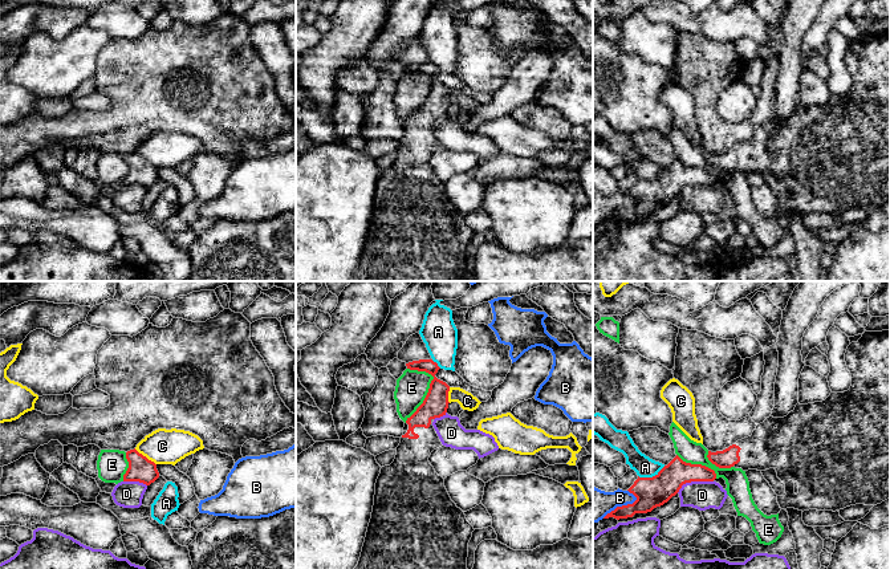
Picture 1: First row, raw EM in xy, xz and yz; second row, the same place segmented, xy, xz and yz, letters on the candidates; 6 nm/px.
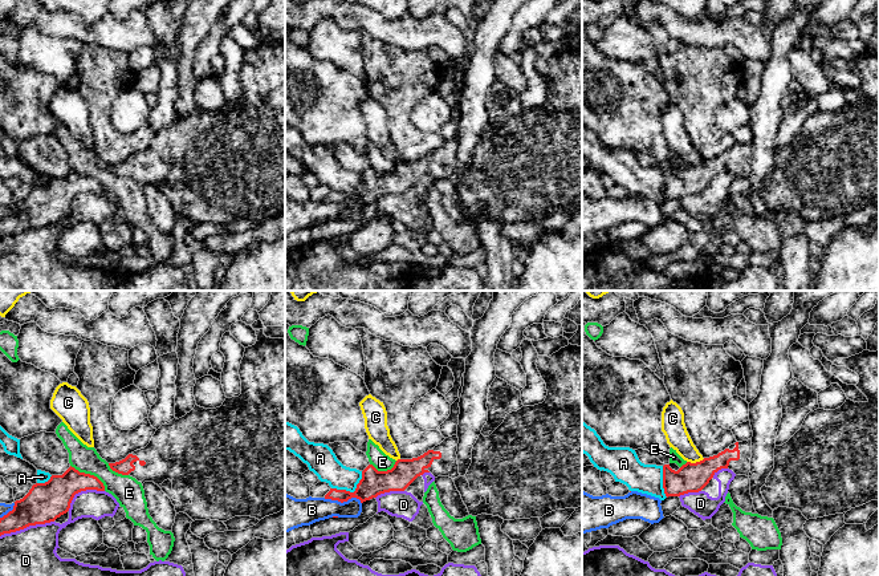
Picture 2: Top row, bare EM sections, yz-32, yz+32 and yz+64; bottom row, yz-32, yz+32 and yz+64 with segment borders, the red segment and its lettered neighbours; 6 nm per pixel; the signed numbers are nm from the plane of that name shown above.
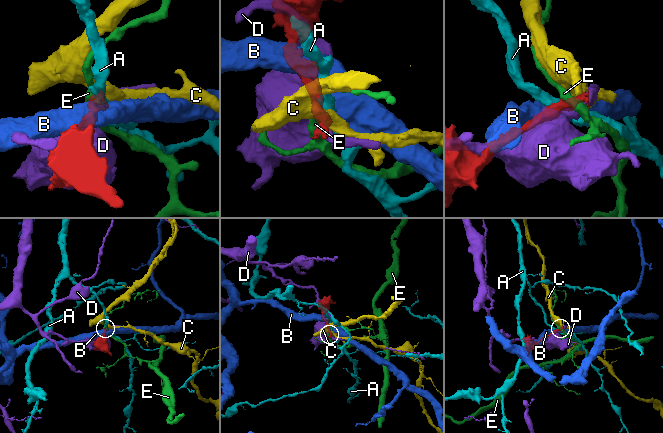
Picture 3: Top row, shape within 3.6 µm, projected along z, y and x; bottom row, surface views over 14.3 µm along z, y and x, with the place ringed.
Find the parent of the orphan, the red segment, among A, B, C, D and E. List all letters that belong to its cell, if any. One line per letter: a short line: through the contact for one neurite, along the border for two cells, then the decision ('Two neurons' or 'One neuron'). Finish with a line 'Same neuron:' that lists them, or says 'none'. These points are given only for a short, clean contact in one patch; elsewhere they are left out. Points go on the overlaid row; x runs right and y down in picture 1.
A: Line: yz (665, 466), (651, 476), (638, 476). Two neurons
B: Two neurons
C: Line: xy (134, 448), (155, 464). Two neurons
D: Two neurons
E: Line: xz (425, 370), (433, 377), (429, 391), (423, 402), (405, 422). Two neurons
Same neuron: none

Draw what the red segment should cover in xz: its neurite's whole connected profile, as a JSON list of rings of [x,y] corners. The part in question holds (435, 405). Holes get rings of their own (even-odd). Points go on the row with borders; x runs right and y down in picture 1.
[[[432,359],[413,361],[406,366],[410,370],[426,371],[434,379],[423,403],[405,423],[394,462],[381,468],[375,483],[371,519],[359,561],[354,569],[467,569],[468,542],[475,529],[467,521],[464,512],[451,500],[444,487],[444,479],[428,462],[431,452],[443,446],[432,422],[447,412],[450,386],[435,377],[440,367]]]

